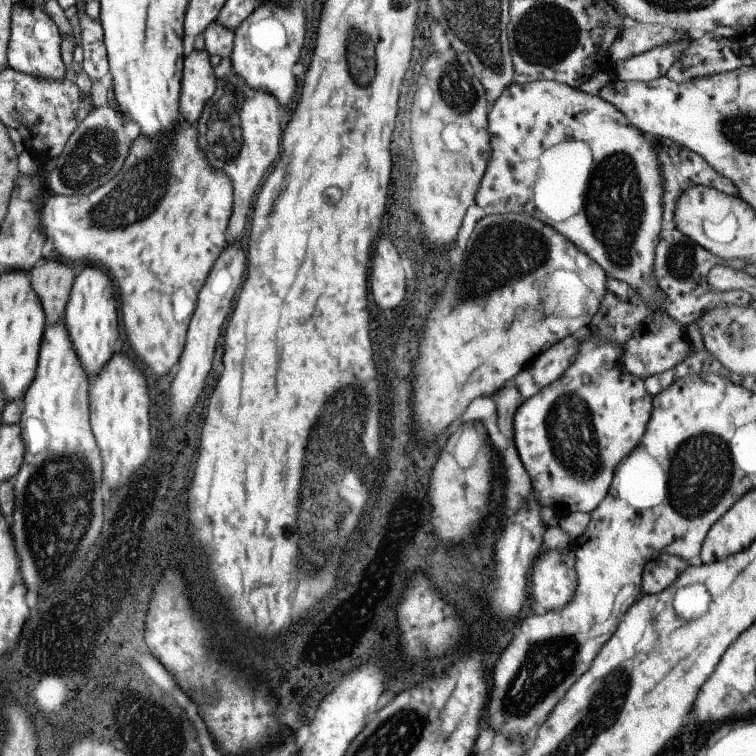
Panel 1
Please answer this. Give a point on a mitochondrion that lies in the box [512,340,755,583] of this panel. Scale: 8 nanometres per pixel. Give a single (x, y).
(700, 472)

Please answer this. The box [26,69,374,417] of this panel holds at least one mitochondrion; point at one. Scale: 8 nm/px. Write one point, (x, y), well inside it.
(133, 197)

